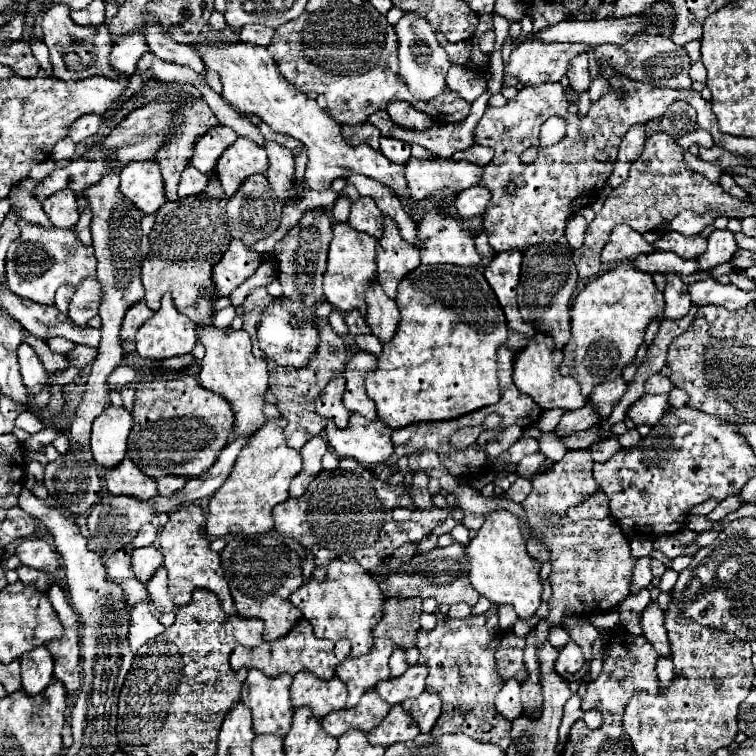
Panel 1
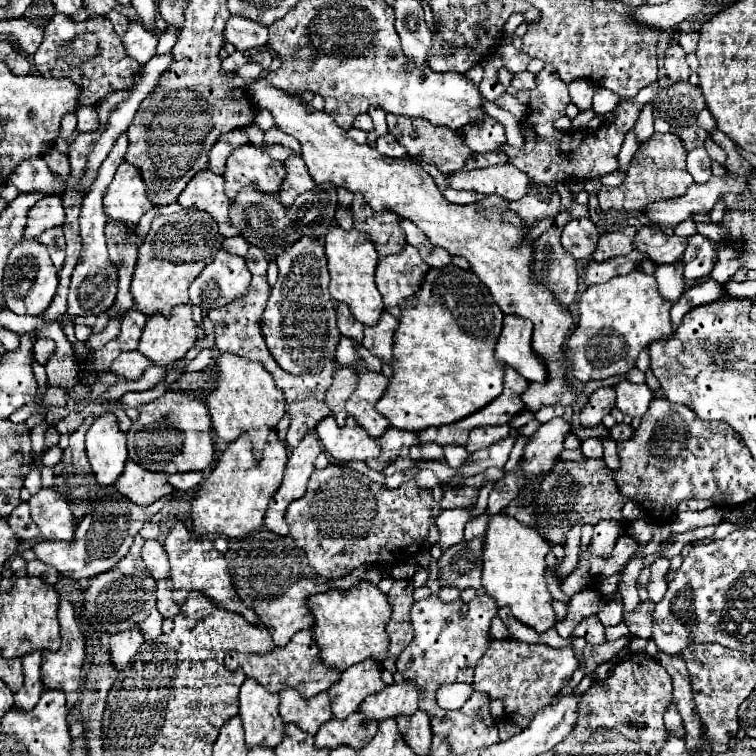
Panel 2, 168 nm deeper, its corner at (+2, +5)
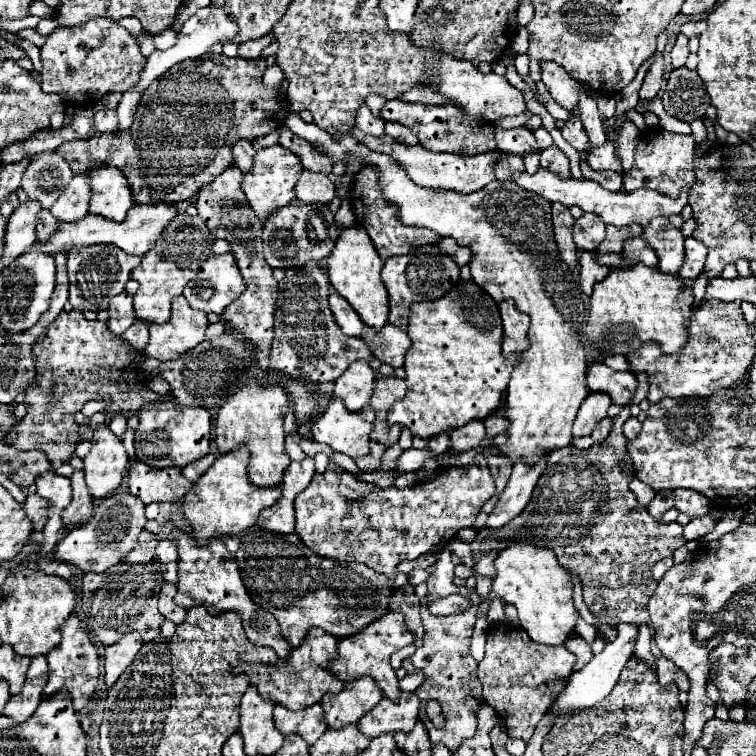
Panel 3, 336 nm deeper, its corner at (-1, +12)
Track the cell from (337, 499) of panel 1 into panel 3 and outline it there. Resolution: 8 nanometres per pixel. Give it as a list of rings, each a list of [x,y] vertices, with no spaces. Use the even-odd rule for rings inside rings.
[[[477,454],[469,466],[443,468],[429,482],[419,482],[409,488],[391,486],[391,490],[363,484],[347,470],[327,468],[325,472],[317,472],[311,484],[295,498],[295,532],[307,548],[325,558],[363,562],[395,578],[395,566],[401,560],[413,560],[425,552],[439,552],[461,528],[473,526],[481,506],[493,494],[495,482],[483,454]]]

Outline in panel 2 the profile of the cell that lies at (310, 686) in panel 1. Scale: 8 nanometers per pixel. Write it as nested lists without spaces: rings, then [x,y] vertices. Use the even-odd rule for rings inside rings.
[[[284,689],[280,693],[278,713],[284,723],[294,723],[310,735],[316,735],[318,727],[332,719],[328,693],[318,693],[312,699],[302,699],[302,695],[298,695],[294,689]]]

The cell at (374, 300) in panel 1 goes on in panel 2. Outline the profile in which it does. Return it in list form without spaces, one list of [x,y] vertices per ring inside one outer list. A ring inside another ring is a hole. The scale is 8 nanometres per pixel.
[[[384,311],[378,325],[364,329],[362,347],[366,347],[372,355],[382,359],[382,363],[392,363],[392,345],[396,329],[398,329],[398,319],[394,319],[388,311]]]

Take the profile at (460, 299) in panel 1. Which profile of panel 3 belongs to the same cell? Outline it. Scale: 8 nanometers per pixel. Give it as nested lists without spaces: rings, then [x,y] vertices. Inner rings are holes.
[[[459,280],[443,298],[411,304],[407,334],[411,338],[411,348],[403,364],[407,374],[407,394],[391,406],[387,414],[389,424],[397,422],[409,428],[413,436],[431,438],[461,428],[461,424],[467,424],[469,420],[483,420],[493,414],[493,408],[505,396],[507,382],[515,368],[515,360],[501,354],[503,324],[499,316],[499,306],[483,288],[479,288],[473,280]]]

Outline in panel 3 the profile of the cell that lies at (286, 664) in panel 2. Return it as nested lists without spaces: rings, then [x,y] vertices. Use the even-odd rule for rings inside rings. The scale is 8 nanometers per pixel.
[[[311,628],[301,642],[299,648],[293,648],[289,658],[279,664],[255,664],[255,662],[241,662],[235,666],[235,672],[245,672],[253,686],[261,692],[261,696],[267,696],[267,700],[279,702],[287,706],[289,710],[301,710],[305,706],[321,702],[325,692],[339,692],[343,688],[341,680],[333,676],[327,668],[329,656],[337,656],[337,638],[323,632],[321,628]]]

